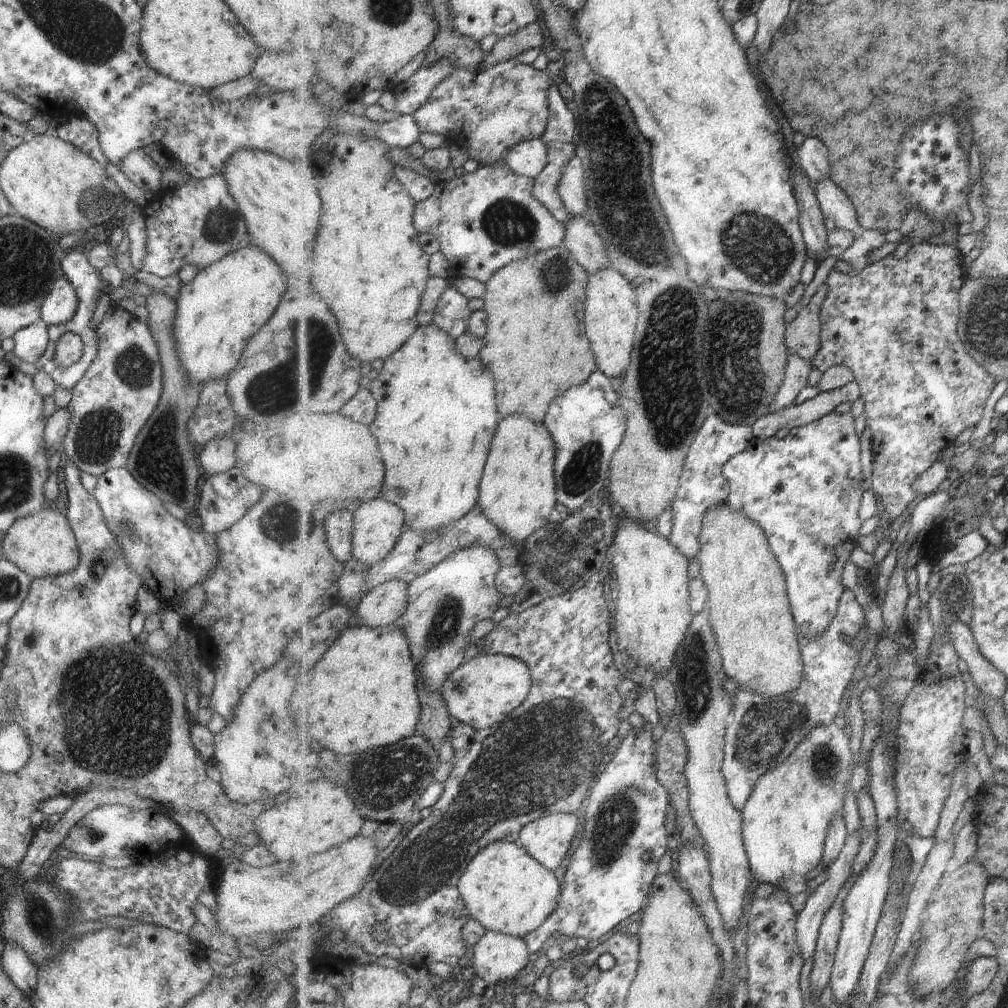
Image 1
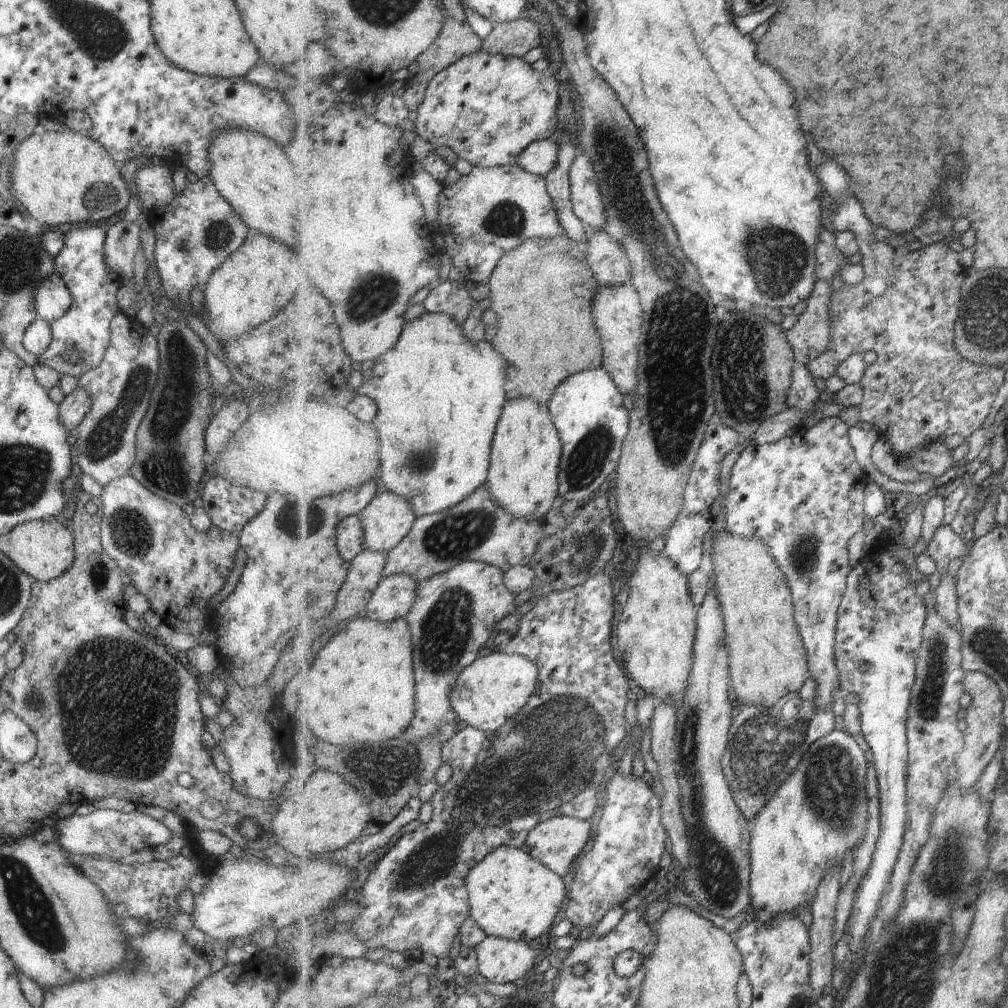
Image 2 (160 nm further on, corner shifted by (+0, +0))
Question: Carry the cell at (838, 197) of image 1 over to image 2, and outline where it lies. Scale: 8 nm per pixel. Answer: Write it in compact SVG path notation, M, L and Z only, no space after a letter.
M855 196L847 197L843 203L833 204L829 218L835 232L851 231L856 234L865 278L861 284L841 288L833 294L833 302L830 304L831 344L825 354L807 365L808 369L815 379L827 380L835 375L851 355L867 354L871 359L861 382L864 399L858 407L859 420L872 424L904 461L908 461L916 448L942 440L945 436L959 434L968 439L991 414L995 394L999 394L999 388L1005 382L1005 368L975 364L961 356L956 349L958 312L967 276L967 268L961 264L961 256L942 243L924 245L918 251L909 251L902 235L896 233L883 239L875 238L875 226Z

